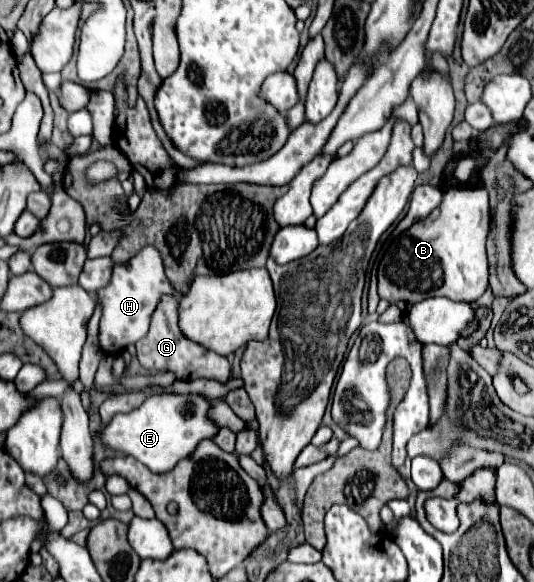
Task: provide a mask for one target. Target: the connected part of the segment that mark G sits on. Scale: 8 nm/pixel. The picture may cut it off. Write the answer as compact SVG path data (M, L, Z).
M162 295L150 321L150 331L136 343L138 361L148 371L174 371L178 379L216 379L228 381L230 377L230 363L226 357L206 349L204 345L188 339L178 327L178 311L180 311L180 297L178 295Z

